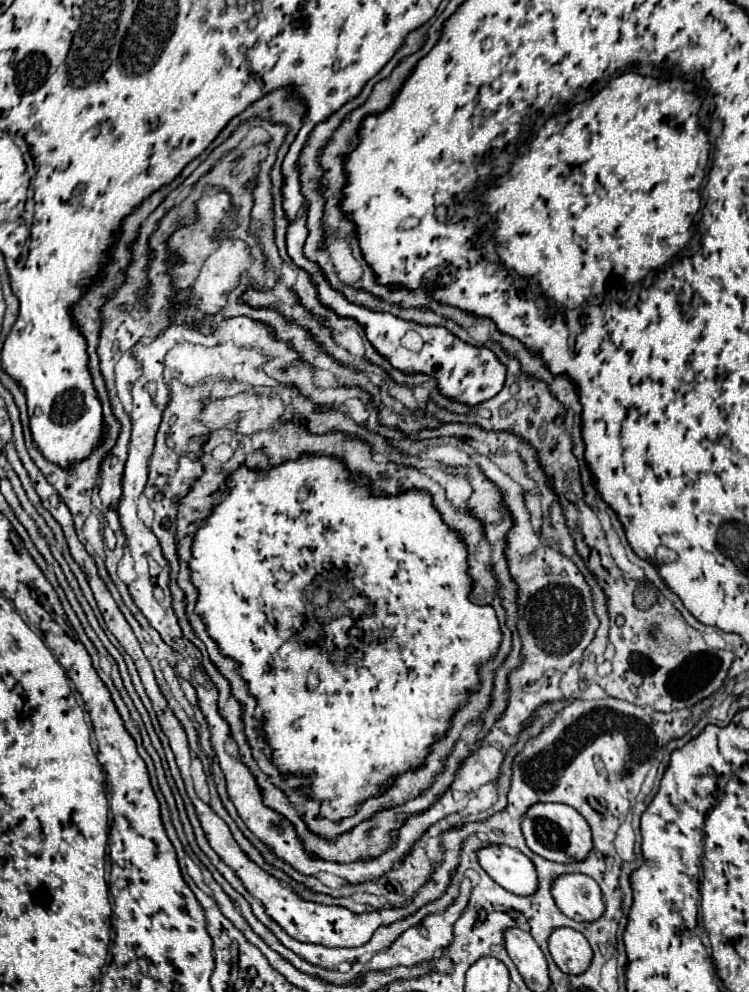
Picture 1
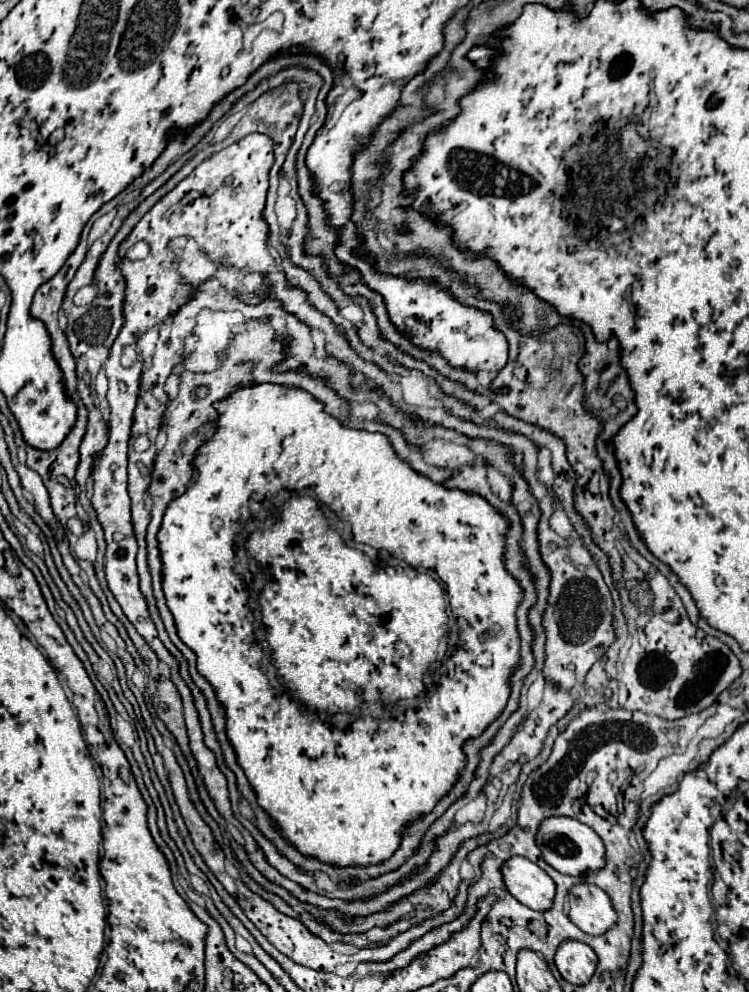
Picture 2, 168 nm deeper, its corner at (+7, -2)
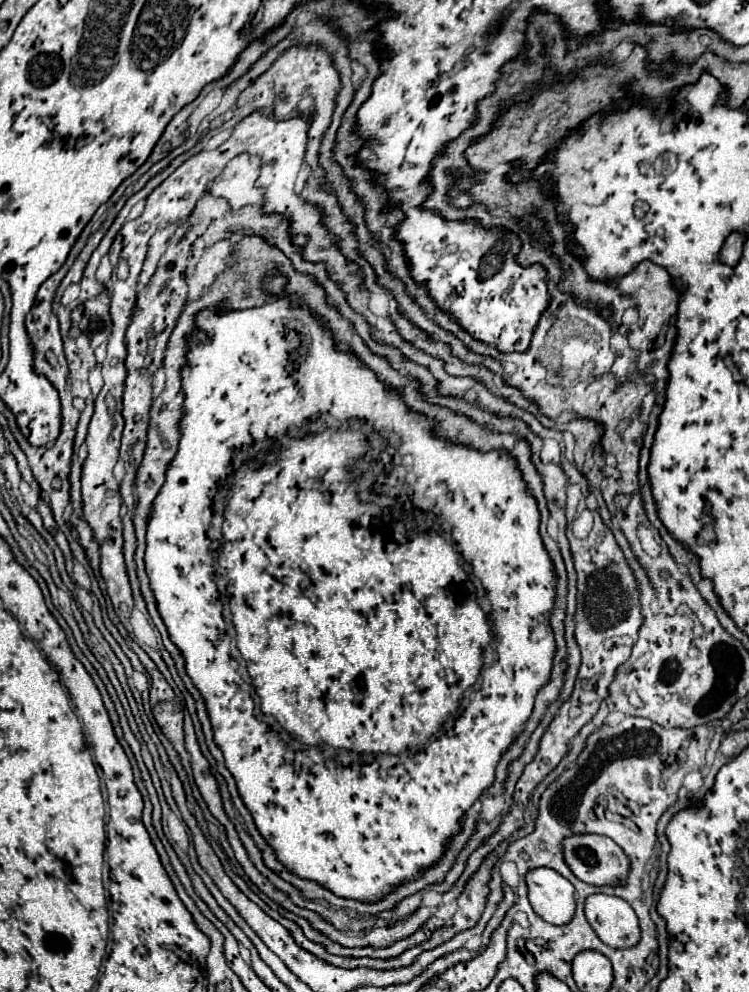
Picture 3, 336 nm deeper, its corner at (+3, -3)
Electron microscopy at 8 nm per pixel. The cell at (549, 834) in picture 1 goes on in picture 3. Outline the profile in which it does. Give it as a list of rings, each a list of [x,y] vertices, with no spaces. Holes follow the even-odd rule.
[[[586,834],[586,836],[570,836],[562,842],[564,846],[564,858],[570,864],[572,872],[592,886],[620,886],[626,884],[628,872],[630,872],[630,860],[624,854],[624,850],[610,840],[608,836],[598,834]]]

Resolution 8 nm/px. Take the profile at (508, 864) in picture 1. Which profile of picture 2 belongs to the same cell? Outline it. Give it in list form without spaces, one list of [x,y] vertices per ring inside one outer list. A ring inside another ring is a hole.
[[[510,857],[502,865],[504,885],[522,905],[534,911],[546,911],[552,903],[556,885],[554,881],[526,857]]]

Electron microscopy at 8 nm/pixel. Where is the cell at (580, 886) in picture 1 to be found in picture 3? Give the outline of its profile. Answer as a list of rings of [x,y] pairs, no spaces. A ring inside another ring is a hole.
[[[592,894],[586,900],[584,912],[604,944],[612,948],[632,948],[640,942],[638,916],[622,898]]]

